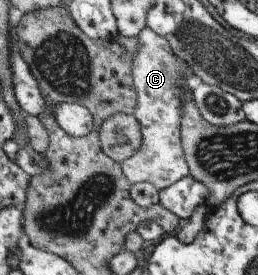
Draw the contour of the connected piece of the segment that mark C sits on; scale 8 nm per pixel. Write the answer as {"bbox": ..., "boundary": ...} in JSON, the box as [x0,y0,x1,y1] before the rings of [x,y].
{"bbox":[120,27,191,191],"boundary":[[[149,27],[142,28],[136,39],[138,40],[138,47],[136,54],[131,57],[132,69],[130,74],[136,94],[136,105],[132,115],[140,124],[142,139],[140,147],[129,158],[120,162],[120,169],[130,185],[148,182],[160,191],[188,175],[188,166],[180,143],[179,115],[182,109],[182,98],[190,94],[187,90],[186,76],[191,72],[183,61],[172,54],[165,38],[153,32]]]}

